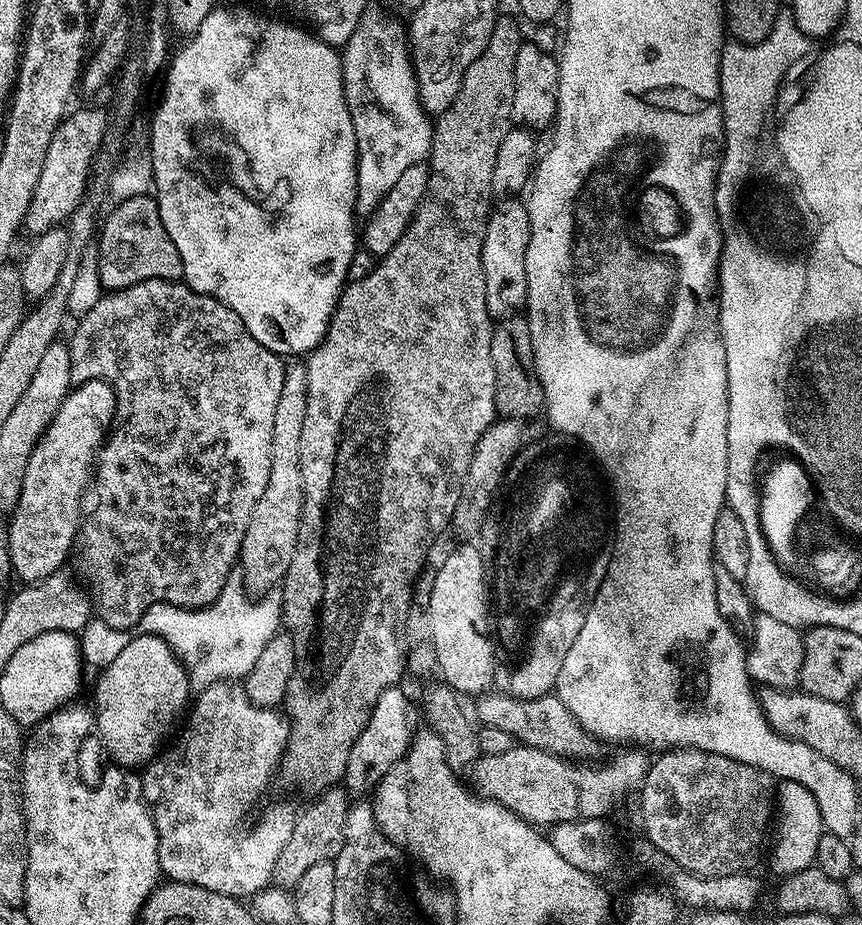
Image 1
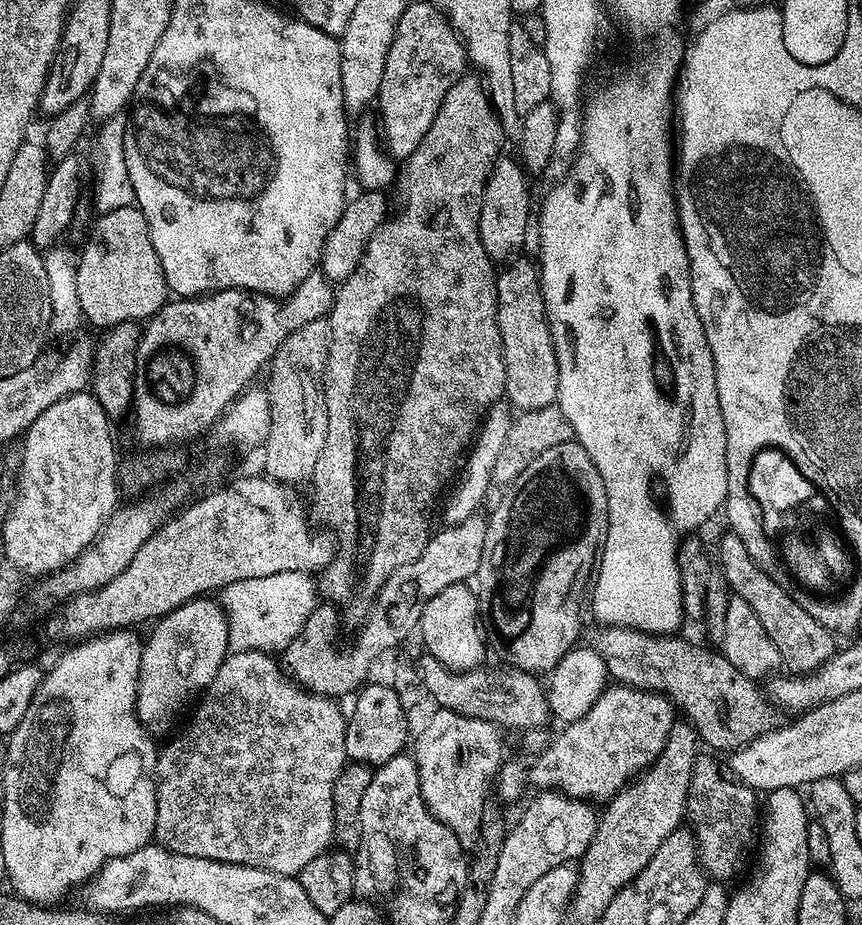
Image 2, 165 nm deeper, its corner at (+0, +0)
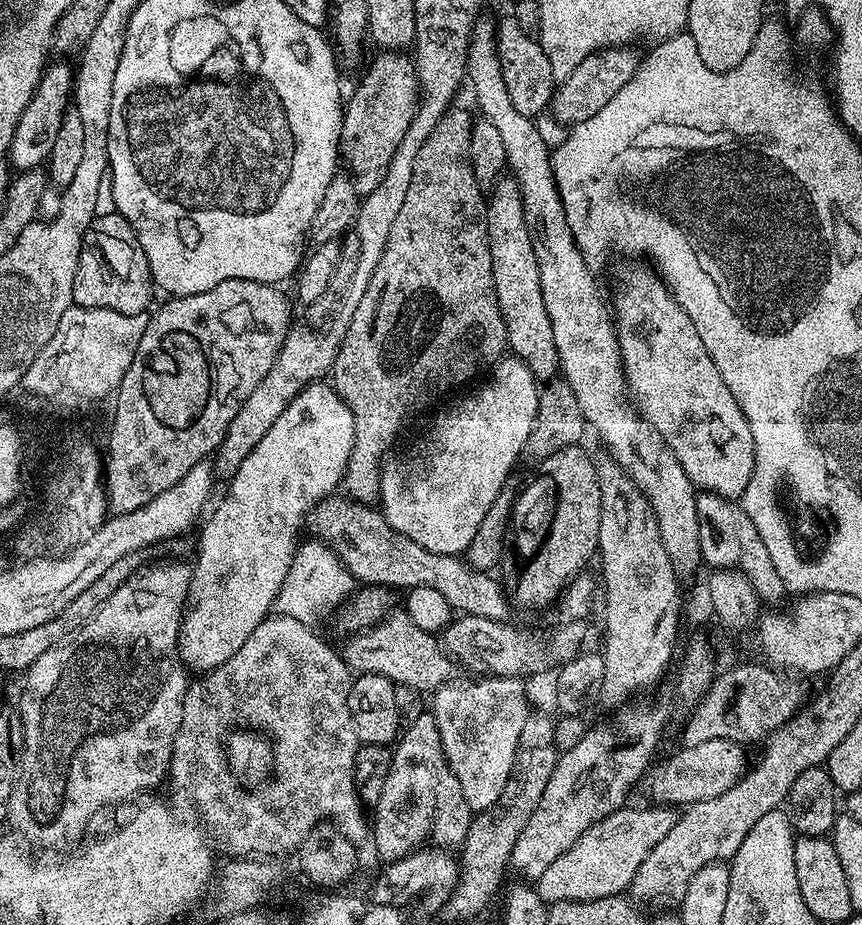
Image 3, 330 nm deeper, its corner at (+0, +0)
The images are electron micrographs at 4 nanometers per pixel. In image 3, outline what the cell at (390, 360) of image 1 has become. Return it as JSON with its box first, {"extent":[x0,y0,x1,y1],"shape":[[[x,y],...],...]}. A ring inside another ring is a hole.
{"extent":[330,106,508,506],"shape":[[[453,106],[434,126],[434,134],[422,142],[422,150],[418,150],[418,158],[414,162],[414,178],[410,178],[410,190],[406,190],[406,202],[402,202],[402,210],[398,210],[398,218],[394,226],[390,226],[390,238],[386,238],[386,250],[382,250],[382,258],[378,266],[374,266],[374,274],[370,278],[370,286],[362,294],[362,302],[351,309],[348,329],[342,332],[342,343],[336,361],[330,373],[330,383],[337,394],[350,406],[350,414],[354,414],[354,450],[350,454],[350,462],[344,471],[342,488],[351,499],[369,506],[375,505],[380,498],[380,470],[386,457],[393,451],[392,443],[396,435],[404,428],[404,423],[415,412],[424,412],[435,400],[443,401],[447,392],[460,388],[463,384],[471,385],[479,372],[487,373],[505,355],[508,348],[508,335],[502,318],[502,310],[498,306],[494,274],[490,262],[490,246],[488,245],[488,205],[485,193],[476,179],[472,169],[472,155],[470,154],[470,130],[474,116],[464,108]]]}

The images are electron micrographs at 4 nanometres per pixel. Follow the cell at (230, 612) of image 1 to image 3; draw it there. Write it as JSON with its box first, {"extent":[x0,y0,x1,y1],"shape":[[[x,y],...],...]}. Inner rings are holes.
{"extent":[274,538,357,625],"shape":[[[308,538],[296,549],[296,557],[286,574],[286,582],[282,582],[282,590],[276,596],[274,608],[281,616],[298,618],[298,622],[315,625],[323,612],[335,613],[352,595],[357,584],[357,580],[323,540]]]}

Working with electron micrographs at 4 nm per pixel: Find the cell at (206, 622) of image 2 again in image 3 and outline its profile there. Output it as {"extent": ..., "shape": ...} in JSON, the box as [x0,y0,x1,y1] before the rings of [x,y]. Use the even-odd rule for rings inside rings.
{"extent":[180,382,355,674],"shape":[[[317,382],[303,388],[296,395],[294,402],[290,402],[290,406],[286,406],[286,410],[282,410],[278,422],[274,422],[274,426],[270,426],[270,430],[266,430],[262,442],[258,442],[258,446],[254,446],[254,450],[250,450],[250,454],[246,454],[246,462],[242,462],[242,466],[238,466],[238,470],[227,481],[228,493],[221,498],[220,505],[216,509],[214,509],[215,507],[211,509],[212,517],[208,521],[206,521],[207,519],[203,521],[205,524],[204,529],[200,532],[200,545],[196,548],[196,564],[191,565],[192,577],[188,587],[188,597],[184,603],[184,616],[180,619],[180,661],[185,668],[196,674],[213,672],[218,666],[222,666],[222,662],[226,662],[226,658],[234,658],[234,654],[238,654],[242,642],[246,642],[246,638],[250,638],[250,634],[254,634],[257,626],[273,611],[276,596],[282,590],[282,582],[286,582],[286,574],[290,570],[292,560],[296,557],[296,549],[301,543],[300,527],[303,524],[305,527],[306,514],[311,513],[321,500],[328,499],[341,487],[344,471],[350,462],[350,454],[354,450],[355,437],[354,414],[350,414],[350,406],[346,406],[346,402],[337,394],[331,383]]]}

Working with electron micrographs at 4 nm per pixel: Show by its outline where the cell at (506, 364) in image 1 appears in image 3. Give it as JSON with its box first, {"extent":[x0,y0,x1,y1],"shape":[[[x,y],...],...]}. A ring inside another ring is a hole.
{"extent":[488,174,560,382],"shape":[[[510,174],[501,175],[491,185],[488,205],[488,245],[490,246],[490,262],[494,274],[494,286],[498,306],[502,310],[502,318],[508,335],[508,348],[511,355],[516,356],[534,374],[537,381],[547,382],[560,372],[558,346],[554,346],[554,326],[550,322],[550,314],[546,314],[546,302],[542,302],[542,282],[538,274],[538,258],[532,245],[532,230],[526,226],[526,214],[520,197],[518,182]]]}

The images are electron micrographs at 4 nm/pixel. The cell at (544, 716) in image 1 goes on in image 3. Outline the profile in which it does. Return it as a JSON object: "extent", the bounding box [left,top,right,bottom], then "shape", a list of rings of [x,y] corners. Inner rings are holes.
{"extent":[342,610,454,694],"shape":[[[393,610],[380,623],[351,637],[348,649],[342,655],[349,668],[356,674],[378,674],[390,678],[392,683],[405,684],[421,694],[435,693],[437,688],[449,683],[448,671],[454,668],[453,661],[440,647],[437,637],[424,632],[422,626],[410,622],[410,614]]]}

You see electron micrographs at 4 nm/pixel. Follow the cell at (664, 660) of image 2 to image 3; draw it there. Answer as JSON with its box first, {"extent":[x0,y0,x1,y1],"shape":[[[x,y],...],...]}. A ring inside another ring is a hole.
{"extent":[438,614,584,678],"shape":[[[460,614],[444,627],[443,632],[439,633],[438,643],[449,658],[459,667],[461,664],[462,667],[469,668],[472,674],[529,678],[528,676],[540,676],[543,672],[551,673],[559,669],[561,664],[575,660],[581,655],[584,628],[580,624],[583,623],[564,623],[568,624],[546,633],[545,636],[539,636],[536,632],[519,632],[518,629],[510,628],[509,623],[501,620]]]}

